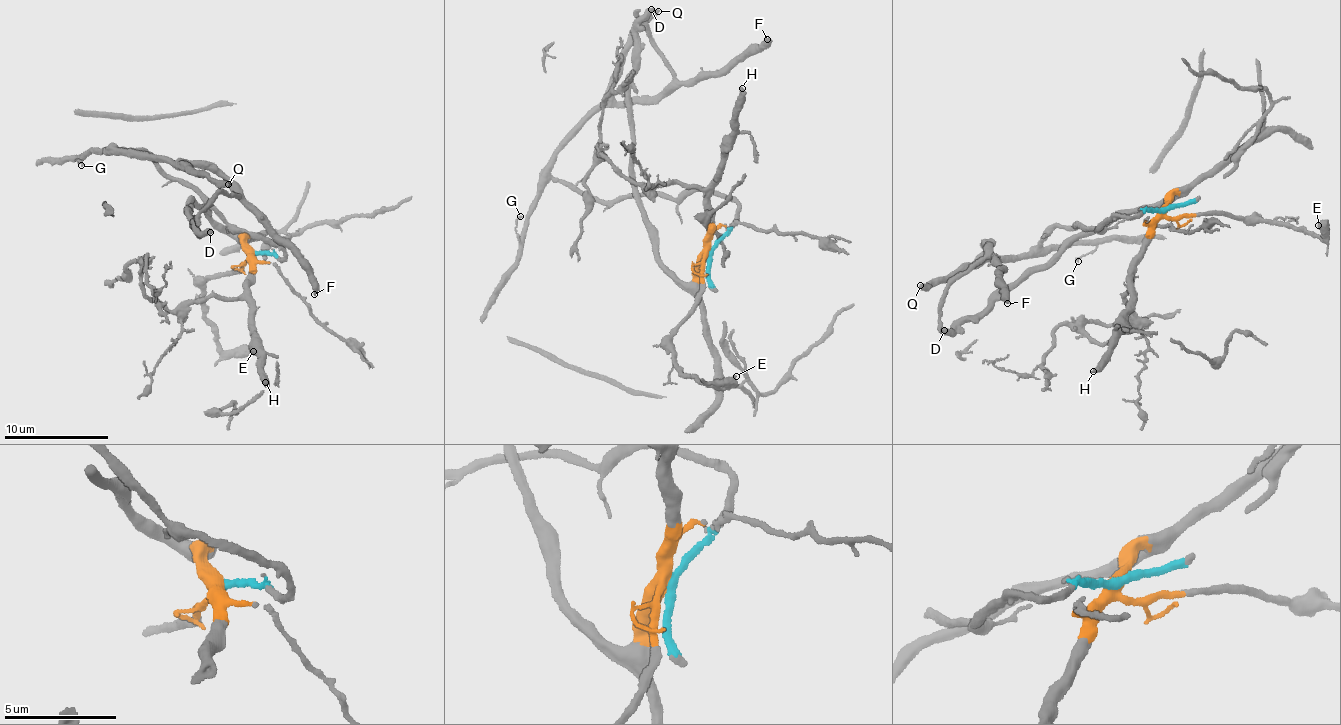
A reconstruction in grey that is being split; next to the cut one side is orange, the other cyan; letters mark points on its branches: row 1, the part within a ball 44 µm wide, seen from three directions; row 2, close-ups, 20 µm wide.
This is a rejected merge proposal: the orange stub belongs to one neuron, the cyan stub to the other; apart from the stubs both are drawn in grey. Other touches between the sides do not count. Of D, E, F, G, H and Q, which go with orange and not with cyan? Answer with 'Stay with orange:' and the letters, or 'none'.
Stay with orange: D, E, H

